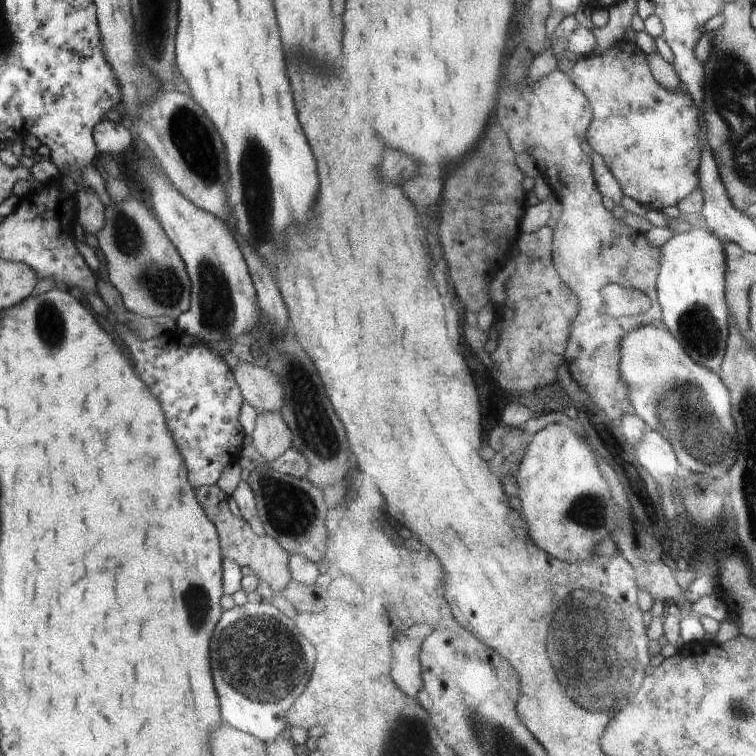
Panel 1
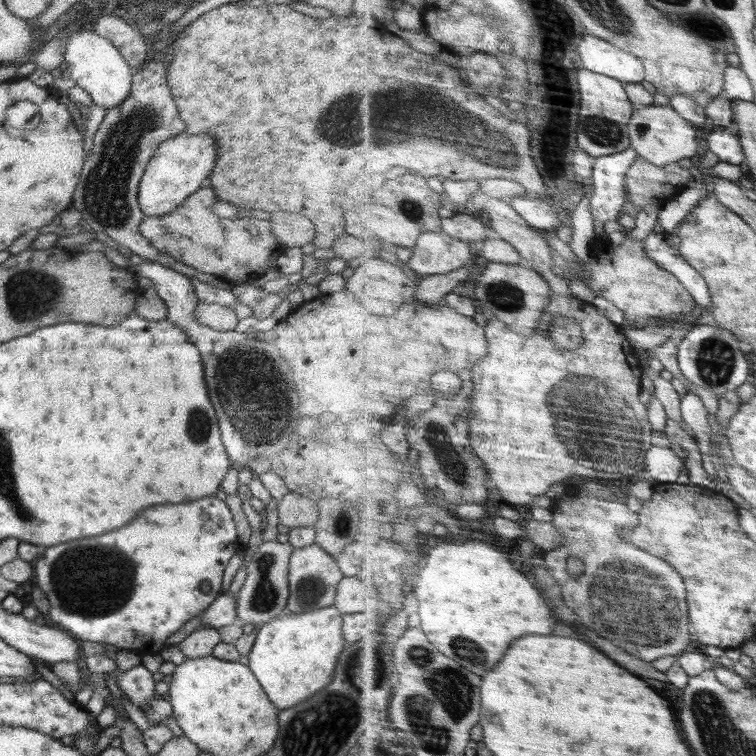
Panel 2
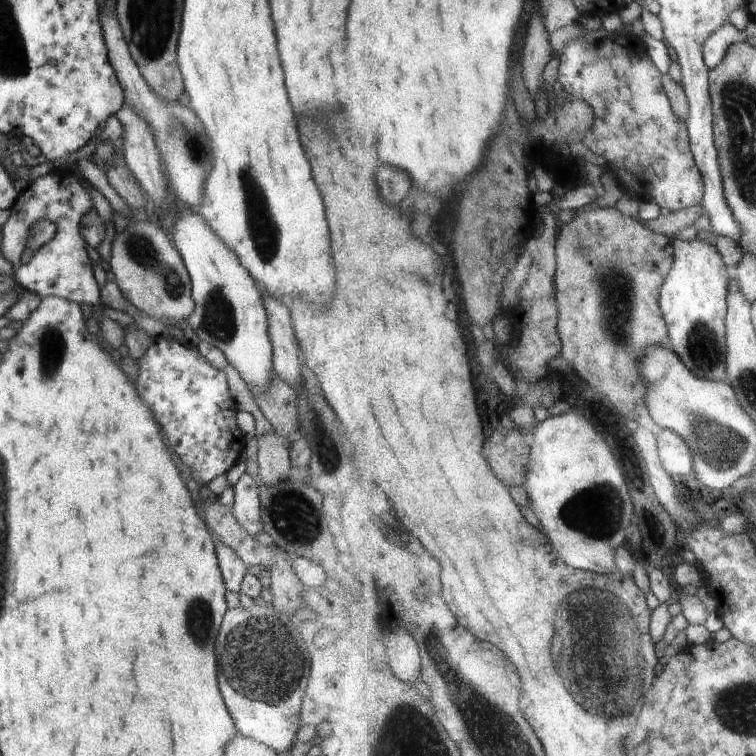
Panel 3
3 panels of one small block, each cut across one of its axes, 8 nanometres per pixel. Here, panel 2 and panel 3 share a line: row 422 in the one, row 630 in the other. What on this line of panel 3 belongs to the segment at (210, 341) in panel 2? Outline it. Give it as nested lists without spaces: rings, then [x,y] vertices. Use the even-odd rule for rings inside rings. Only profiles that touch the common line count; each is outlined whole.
[[[272,604],[266,607],[259,605],[253,605],[247,609],[244,607],[231,608],[226,611],[226,614],[222,619],[222,626],[218,630],[218,638],[216,638],[216,662],[218,662],[218,684],[220,684],[220,692],[222,692],[222,698],[224,698],[224,704],[234,721],[237,732],[240,735],[244,735],[246,738],[251,738],[260,744],[266,745],[268,748],[277,752],[277,754],[283,752],[290,752],[294,744],[296,743],[297,730],[302,726],[303,722],[301,716],[301,702],[305,693],[305,688],[309,679],[310,668],[310,655],[307,649],[307,644],[304,642],[300,631],[297,629],[297,621],[290,620],[285,614],[282,614],[273,609]]]

